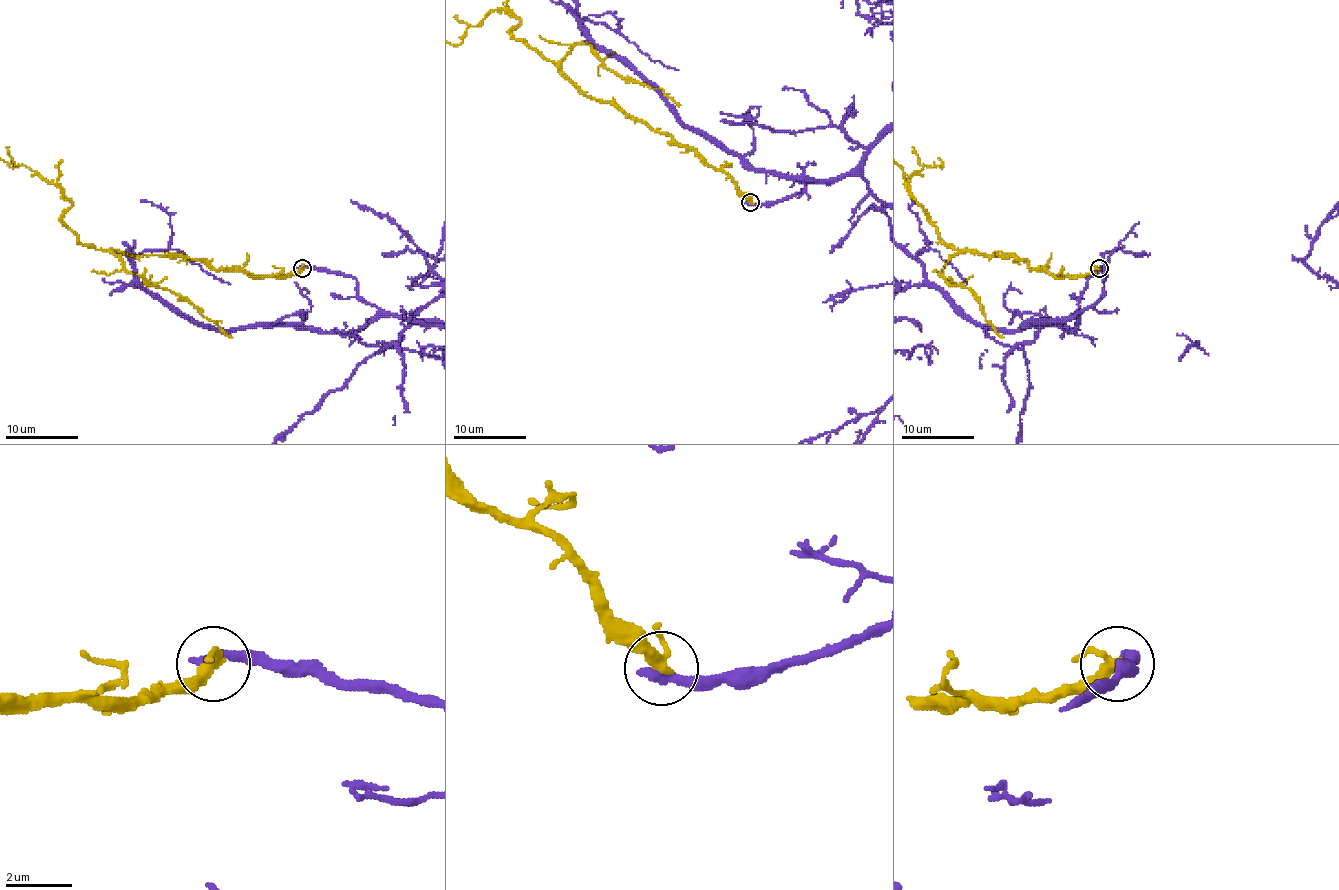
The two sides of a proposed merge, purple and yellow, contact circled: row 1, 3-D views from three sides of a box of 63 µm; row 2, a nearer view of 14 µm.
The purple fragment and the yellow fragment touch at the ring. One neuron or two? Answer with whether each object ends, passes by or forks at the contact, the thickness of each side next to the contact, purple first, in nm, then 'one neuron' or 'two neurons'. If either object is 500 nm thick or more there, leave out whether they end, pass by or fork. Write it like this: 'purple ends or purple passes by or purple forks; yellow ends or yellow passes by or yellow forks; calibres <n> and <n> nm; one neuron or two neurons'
purple ends; yellow passes by; calibres 320 and 280 nm; two neurons

